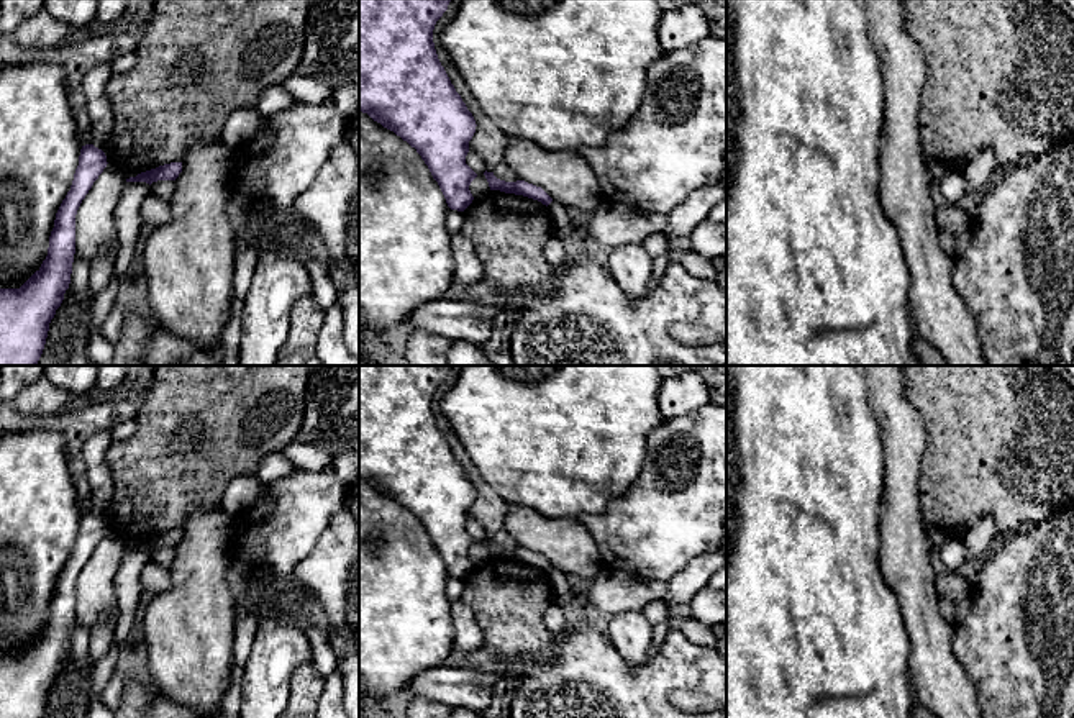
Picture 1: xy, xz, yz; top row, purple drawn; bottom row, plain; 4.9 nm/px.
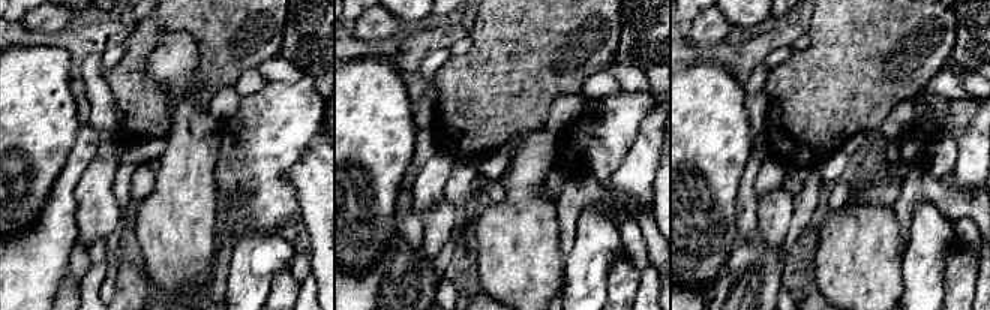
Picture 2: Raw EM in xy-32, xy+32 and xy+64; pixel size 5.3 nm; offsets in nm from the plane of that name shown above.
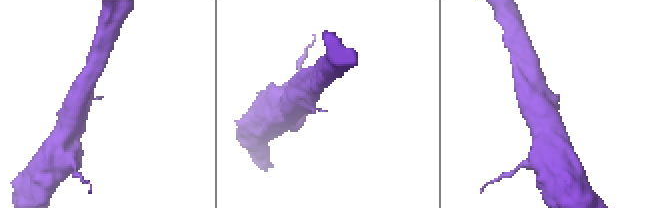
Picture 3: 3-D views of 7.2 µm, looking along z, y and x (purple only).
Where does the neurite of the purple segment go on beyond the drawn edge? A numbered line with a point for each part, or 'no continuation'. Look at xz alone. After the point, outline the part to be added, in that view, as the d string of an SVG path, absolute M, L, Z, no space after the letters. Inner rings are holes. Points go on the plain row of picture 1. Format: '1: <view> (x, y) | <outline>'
no continuation

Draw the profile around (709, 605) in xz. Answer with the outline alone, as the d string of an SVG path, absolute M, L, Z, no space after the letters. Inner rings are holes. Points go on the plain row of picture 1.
M702 588L689 603L692 618L708 628L726 623L726 590Z

